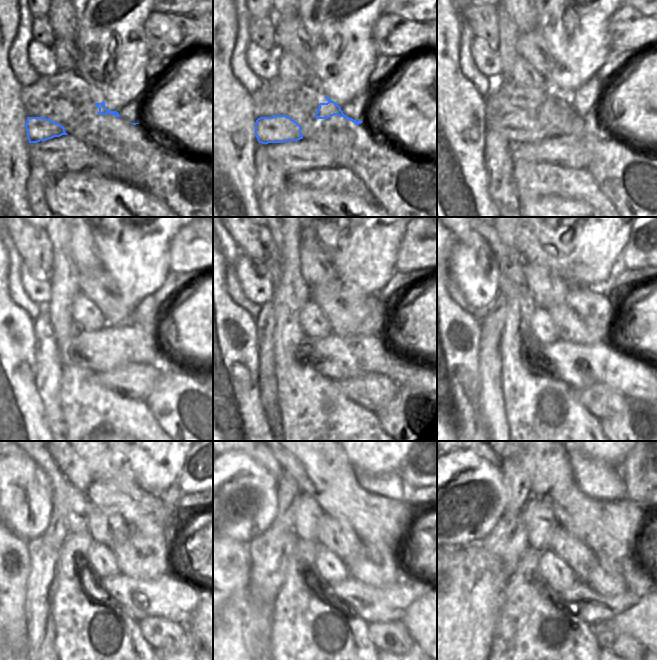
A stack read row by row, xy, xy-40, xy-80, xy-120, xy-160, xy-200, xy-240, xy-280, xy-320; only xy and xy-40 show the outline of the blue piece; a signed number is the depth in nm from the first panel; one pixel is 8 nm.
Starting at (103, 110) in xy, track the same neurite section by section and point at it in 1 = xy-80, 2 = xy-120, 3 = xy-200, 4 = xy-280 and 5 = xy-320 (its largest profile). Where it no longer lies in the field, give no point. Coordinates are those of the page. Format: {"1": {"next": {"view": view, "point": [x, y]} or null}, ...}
{"1": {"next": {"view": "xy-80", "point": [556, 116]}}, "2": {"next": {"view": "xy-120", "point": [106, 349]}}, "3": {"next": {"view": "xy-200", "point": [581, 366]}}, "4": {"next": {"view": "xy-280", "point": [372, 604]}}, "5": {"next": {"view": "xy-320", "point": [592, 607]}}}

